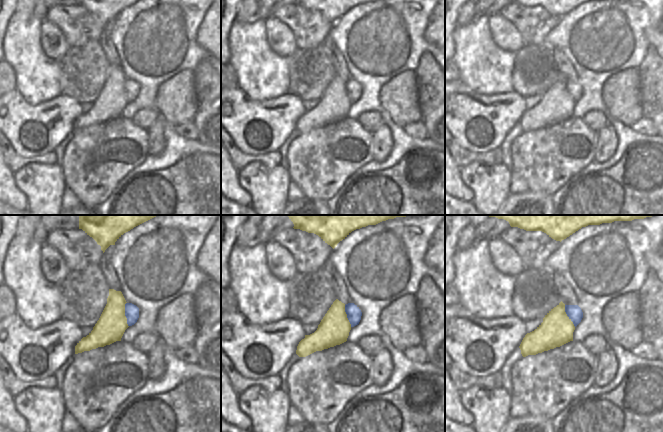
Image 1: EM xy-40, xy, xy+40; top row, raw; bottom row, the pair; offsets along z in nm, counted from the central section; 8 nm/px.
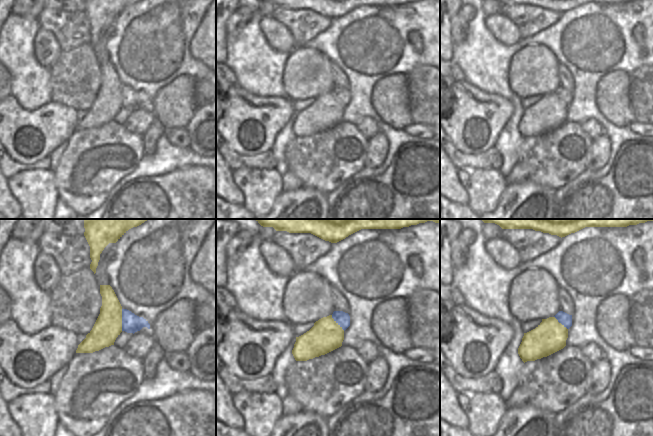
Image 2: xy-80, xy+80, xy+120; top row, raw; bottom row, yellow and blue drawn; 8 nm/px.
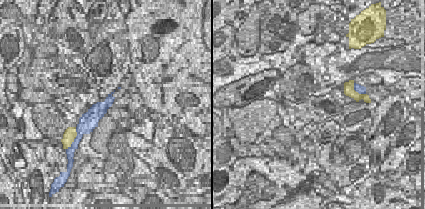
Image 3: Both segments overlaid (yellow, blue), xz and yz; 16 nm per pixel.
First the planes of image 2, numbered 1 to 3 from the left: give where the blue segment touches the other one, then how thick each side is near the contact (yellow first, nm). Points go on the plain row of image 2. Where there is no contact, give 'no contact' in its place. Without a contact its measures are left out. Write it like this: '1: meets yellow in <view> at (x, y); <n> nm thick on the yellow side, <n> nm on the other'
1: meets yellow in xy-80 at (121, 96); 220 nm thick on the yellow side, 160 nm on the other
2: meets yellow in xy+80 at (337, 99); 260 nm thick on the yellow side, 110 nm on the other
3: meets yellow in xy+120 at (560, 99); 260 nm thick on the yellow side, 100 nm on the other

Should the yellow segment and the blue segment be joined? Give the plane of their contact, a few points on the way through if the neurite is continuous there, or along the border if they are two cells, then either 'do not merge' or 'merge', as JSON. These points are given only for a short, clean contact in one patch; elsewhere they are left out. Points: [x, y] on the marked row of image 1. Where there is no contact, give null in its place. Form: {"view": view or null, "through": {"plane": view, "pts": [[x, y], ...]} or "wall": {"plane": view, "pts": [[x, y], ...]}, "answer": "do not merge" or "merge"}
{"view": "xy-40", "answer": "do not merge"}

